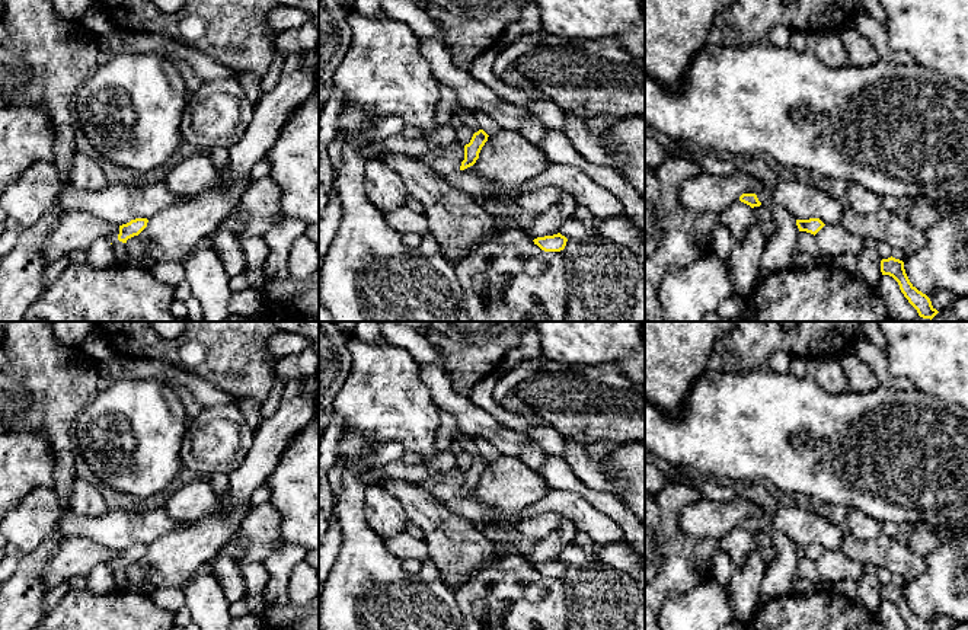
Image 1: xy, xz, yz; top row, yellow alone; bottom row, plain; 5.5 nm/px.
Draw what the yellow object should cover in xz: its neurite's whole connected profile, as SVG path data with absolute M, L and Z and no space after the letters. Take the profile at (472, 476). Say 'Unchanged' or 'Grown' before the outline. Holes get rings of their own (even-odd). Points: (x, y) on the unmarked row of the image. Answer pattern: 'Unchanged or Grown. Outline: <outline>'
Unchanged. Outline: M483 455L473 460L470 468L464 471L464 486L461 487L460 496L464 496L476 489L488 463L489 461Z

